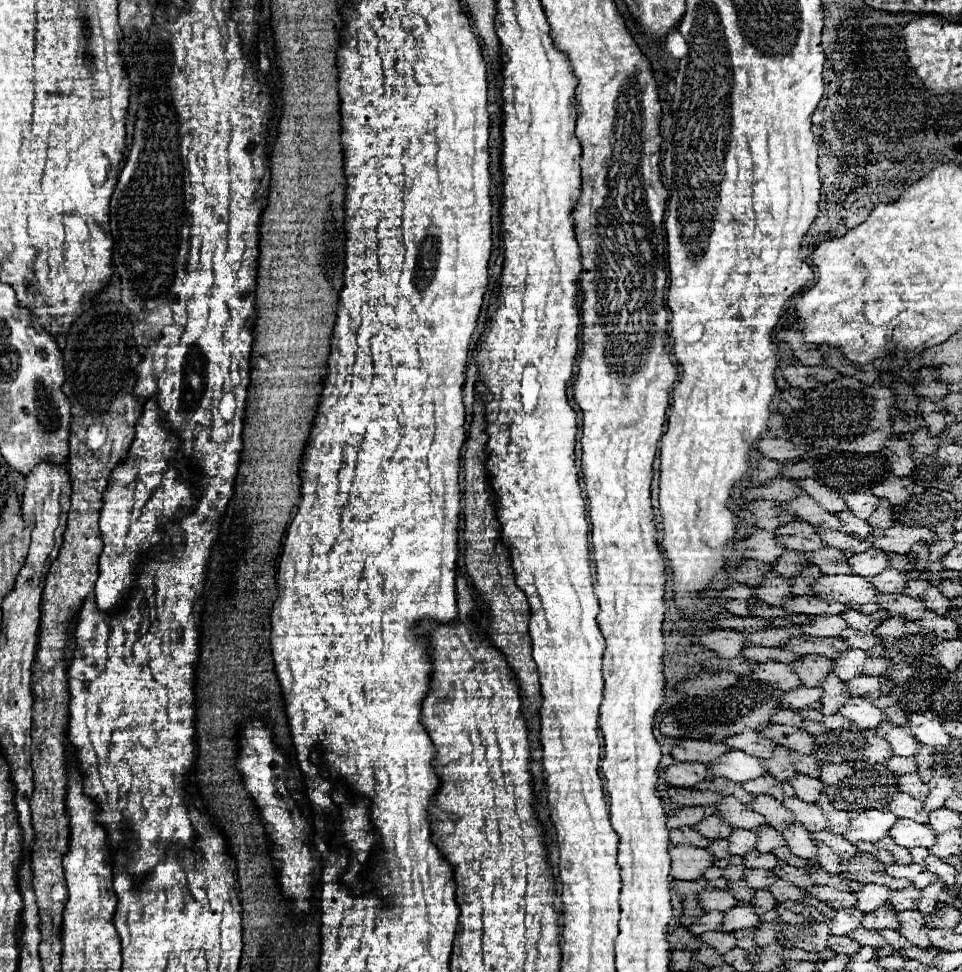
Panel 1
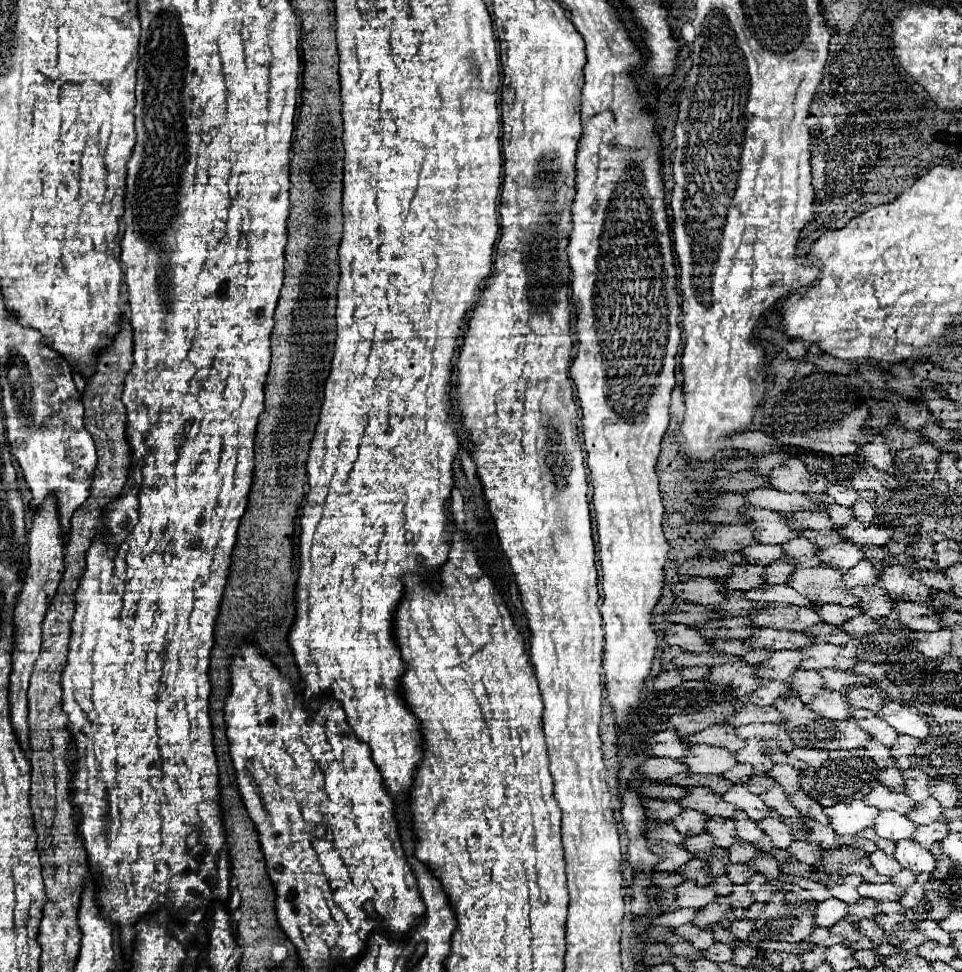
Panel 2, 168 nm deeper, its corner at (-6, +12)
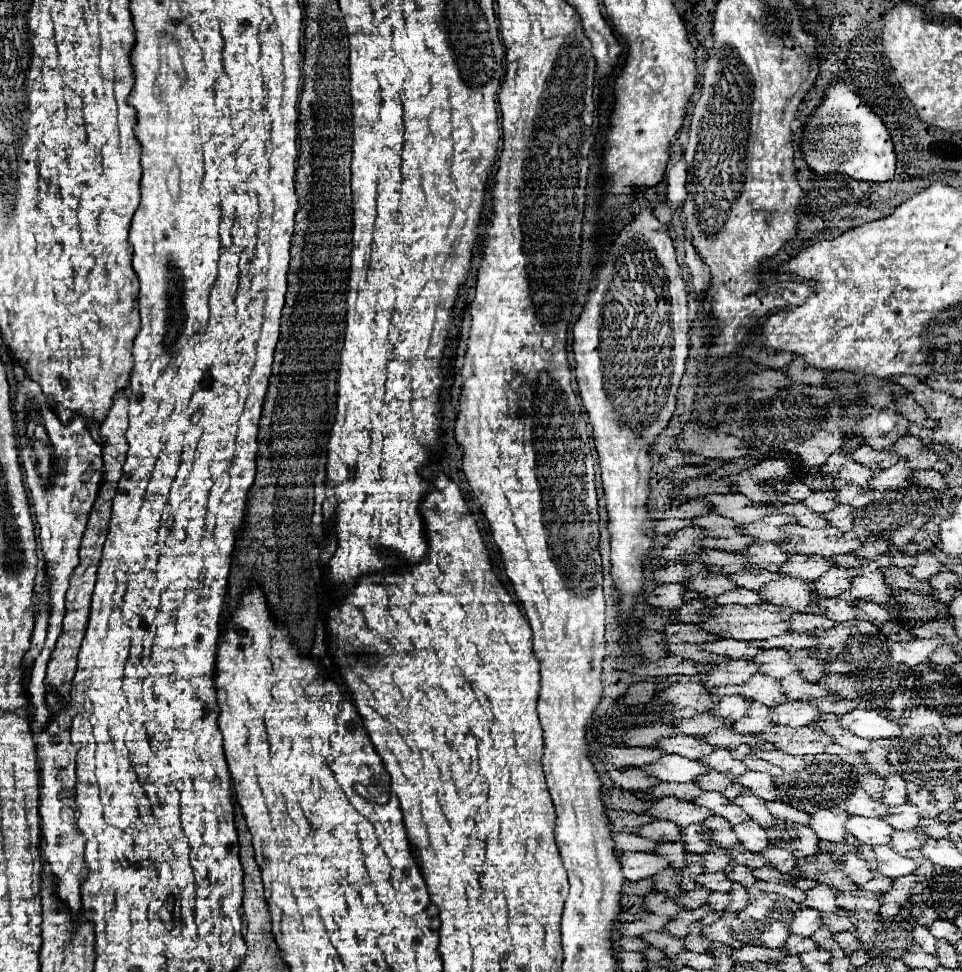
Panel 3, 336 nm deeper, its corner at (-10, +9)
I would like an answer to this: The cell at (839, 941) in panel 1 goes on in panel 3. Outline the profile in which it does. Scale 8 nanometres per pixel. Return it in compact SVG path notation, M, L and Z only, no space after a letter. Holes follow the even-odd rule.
M792 935L788 937L784 949L790 953L790 955L800 955L800 953L806 953L806 951L814 951L818 949L816 941L812 937L804 937L804 935Z

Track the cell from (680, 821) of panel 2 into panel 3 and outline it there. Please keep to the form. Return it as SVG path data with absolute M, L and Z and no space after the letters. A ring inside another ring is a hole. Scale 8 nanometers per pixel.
M652 821L648 825L644 825L642 829L638 829L640 835L648 837L648 839L654 839L658 843L664 843L664 841L680 841L682 837L682 827L672 823L672 821Z

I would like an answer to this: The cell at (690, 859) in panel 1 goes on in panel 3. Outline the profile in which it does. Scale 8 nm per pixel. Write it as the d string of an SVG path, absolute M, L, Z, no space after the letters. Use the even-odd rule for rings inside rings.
M622 853L620 863L628 881L654 877L658 871L668 867L668 859L656 853Z

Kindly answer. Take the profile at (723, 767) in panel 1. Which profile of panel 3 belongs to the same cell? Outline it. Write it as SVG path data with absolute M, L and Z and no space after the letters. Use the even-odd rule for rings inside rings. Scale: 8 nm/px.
M664 755L652 765L646 765L648 775L656 775L660 781L674 781L674 783L686 783L696 781L700 775L706 775L710 769L694 759L682 757L682 755Z

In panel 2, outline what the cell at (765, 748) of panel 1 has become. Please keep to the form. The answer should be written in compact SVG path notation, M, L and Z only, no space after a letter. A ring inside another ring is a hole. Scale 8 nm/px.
M716 724L716 726L708 726L706 730L700 730L698 734L690 734L688 738L684 738L686 744L710 744L710 746L718 746L718 748L728 748L730 752L740 750L744 746L744 740L738 738L734 734L734 728L728 724Z

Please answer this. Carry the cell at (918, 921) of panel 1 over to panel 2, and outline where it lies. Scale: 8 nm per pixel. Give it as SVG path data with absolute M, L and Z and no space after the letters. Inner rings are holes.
M898 902L878 904L874 920L886 932L886 942L900 950L914 950L926 942L926 936L918 930L916 914L902 908Z

